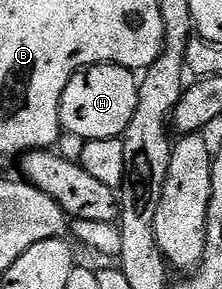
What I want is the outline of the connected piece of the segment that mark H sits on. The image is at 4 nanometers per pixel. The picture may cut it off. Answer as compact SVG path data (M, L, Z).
M90 65L89 68L80 70L69 80L61 96L61 124L64 132L79 135L85 142L121 137L127 123L131 123L131 115L135 115L138 84L134 70L124 69L122 65Z

